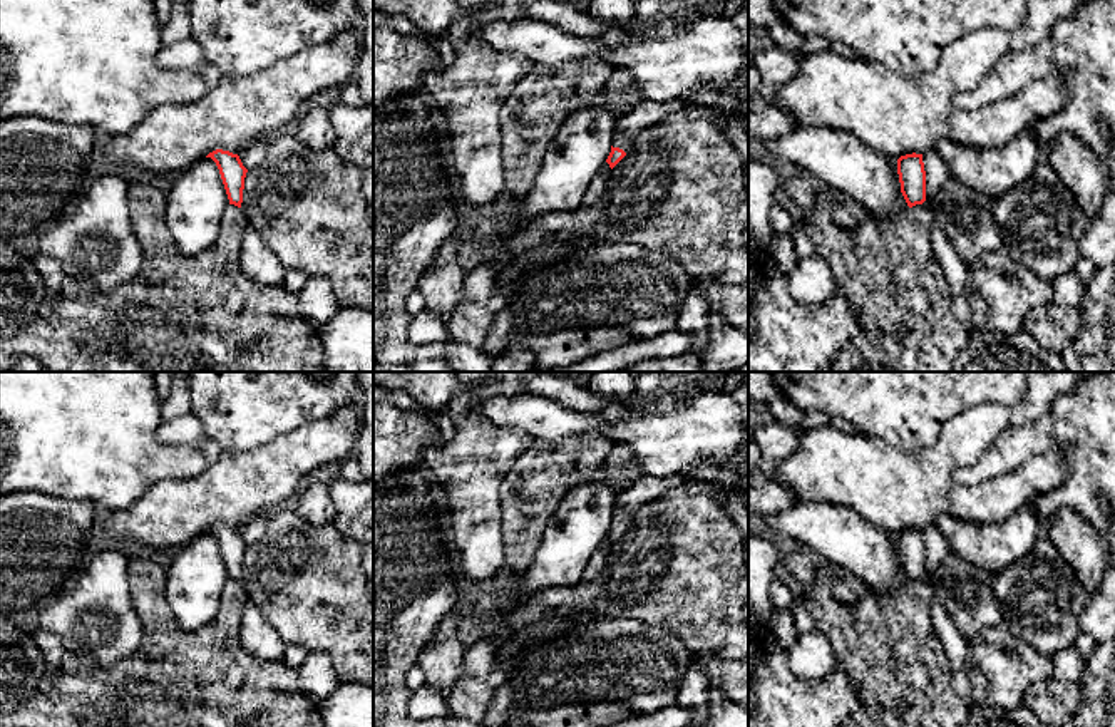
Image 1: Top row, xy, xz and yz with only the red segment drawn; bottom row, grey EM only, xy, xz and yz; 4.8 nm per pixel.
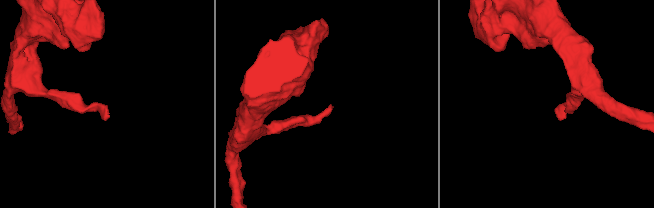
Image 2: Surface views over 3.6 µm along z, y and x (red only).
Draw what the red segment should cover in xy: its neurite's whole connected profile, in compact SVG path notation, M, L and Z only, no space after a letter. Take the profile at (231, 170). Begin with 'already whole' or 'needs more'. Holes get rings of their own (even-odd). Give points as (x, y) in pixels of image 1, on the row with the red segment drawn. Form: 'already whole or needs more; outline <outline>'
already whole; outline M216 149L206 157L211 157L216 162L229 204L241 208L248 169L243 166L239 156L229 151Z

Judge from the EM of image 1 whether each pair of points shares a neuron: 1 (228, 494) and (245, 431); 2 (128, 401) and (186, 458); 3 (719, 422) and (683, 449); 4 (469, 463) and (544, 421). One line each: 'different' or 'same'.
1: different
2: same
3: same
4: different

